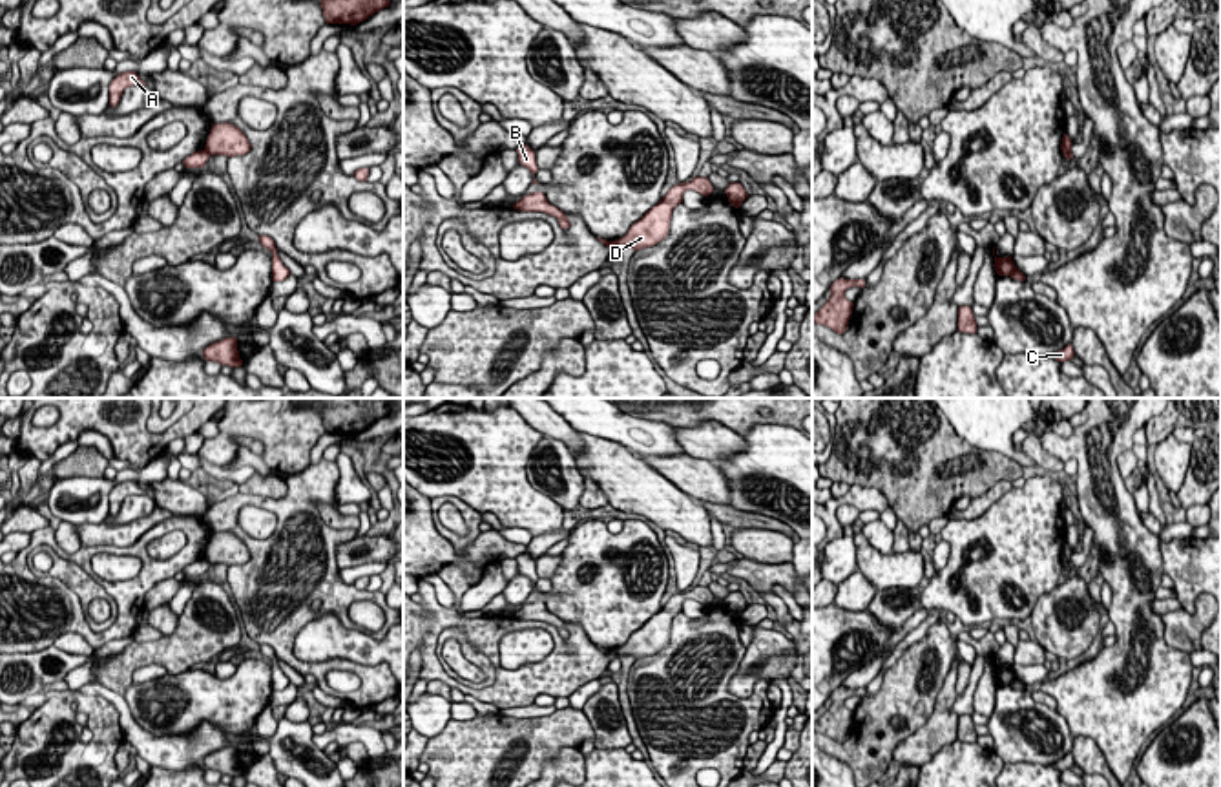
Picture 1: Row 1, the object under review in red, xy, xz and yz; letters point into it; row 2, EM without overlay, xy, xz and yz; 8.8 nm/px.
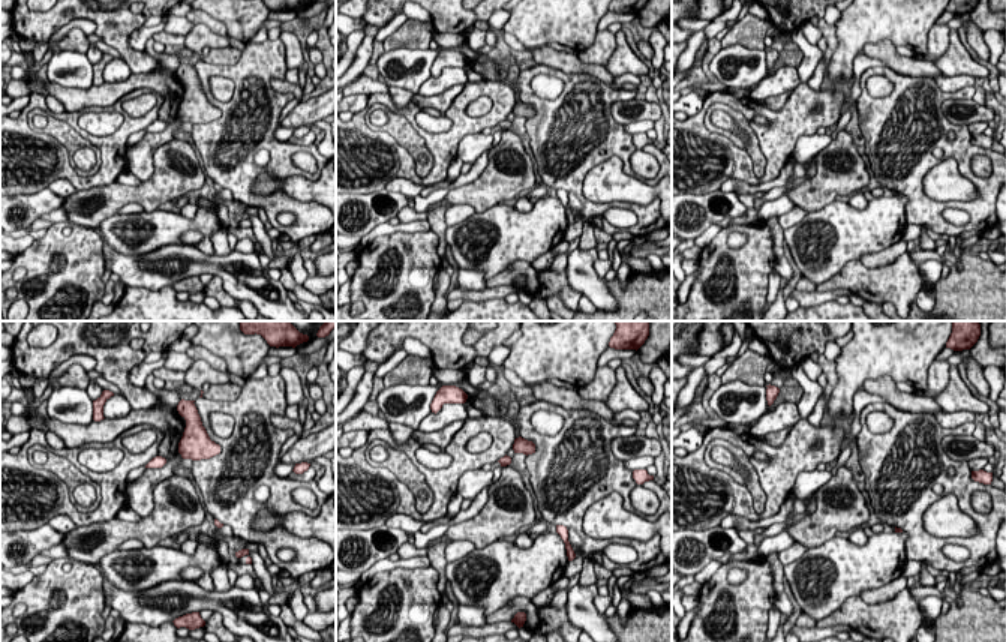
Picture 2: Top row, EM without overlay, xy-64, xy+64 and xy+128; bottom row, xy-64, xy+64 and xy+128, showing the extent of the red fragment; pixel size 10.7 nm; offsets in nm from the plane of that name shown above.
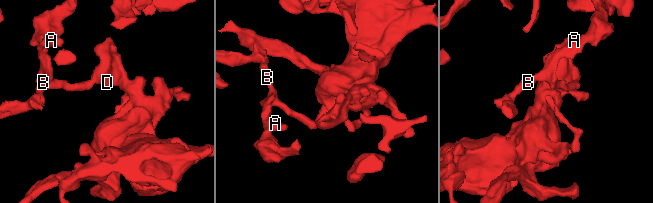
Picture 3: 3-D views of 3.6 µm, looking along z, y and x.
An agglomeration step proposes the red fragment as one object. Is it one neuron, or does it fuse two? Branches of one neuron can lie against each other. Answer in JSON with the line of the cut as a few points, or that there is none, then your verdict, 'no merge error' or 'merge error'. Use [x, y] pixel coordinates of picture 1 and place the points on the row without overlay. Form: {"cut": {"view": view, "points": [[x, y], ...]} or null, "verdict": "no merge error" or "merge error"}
{"cut": {"view": "xy", "points": [[205, 557], [210, 563]]}, "verdict": "merge error"}

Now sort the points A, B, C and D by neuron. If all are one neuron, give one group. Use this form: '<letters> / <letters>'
A B / C D

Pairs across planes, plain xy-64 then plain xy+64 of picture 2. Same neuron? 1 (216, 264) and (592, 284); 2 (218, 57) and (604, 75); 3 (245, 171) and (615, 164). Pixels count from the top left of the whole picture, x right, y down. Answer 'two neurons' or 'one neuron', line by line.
1: one neuron
2: one neuron
3: two neurons

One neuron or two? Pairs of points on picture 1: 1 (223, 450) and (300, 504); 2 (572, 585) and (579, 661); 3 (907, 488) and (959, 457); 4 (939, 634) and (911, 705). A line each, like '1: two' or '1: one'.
1: two
2: two
3: one
4: one

